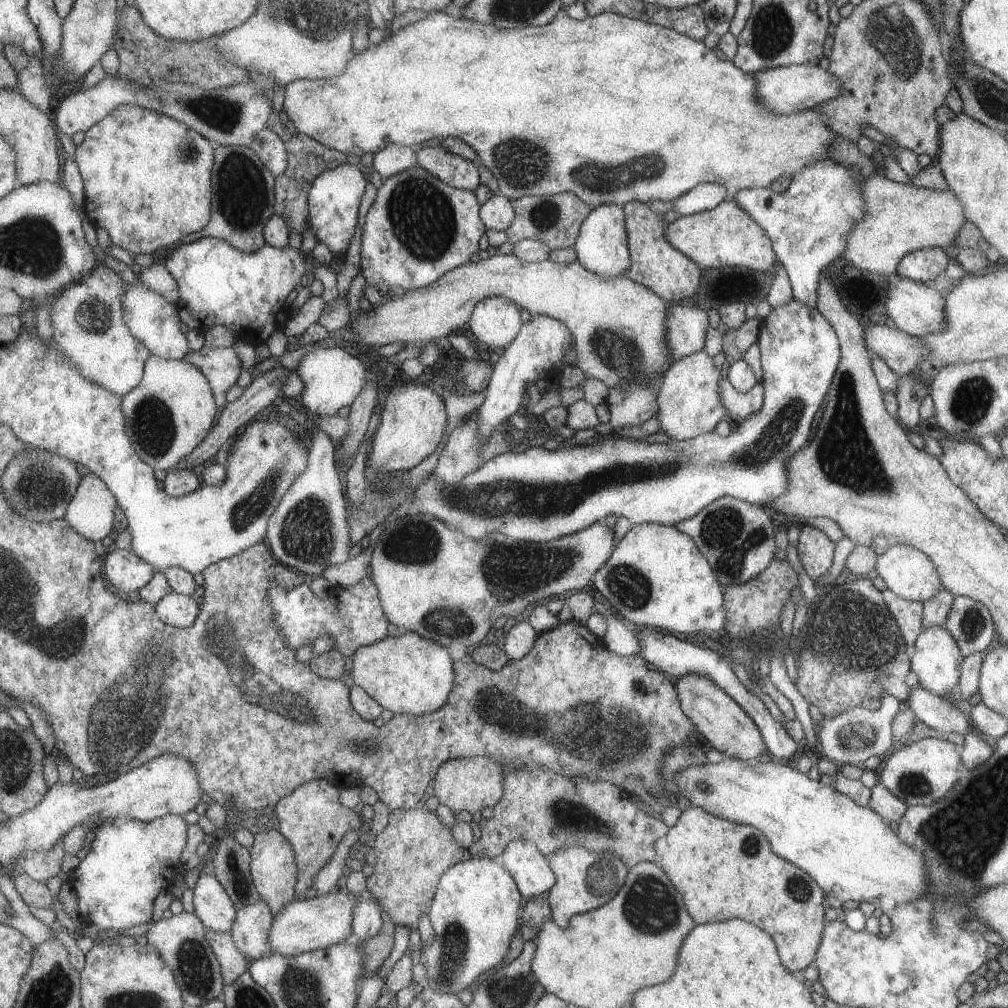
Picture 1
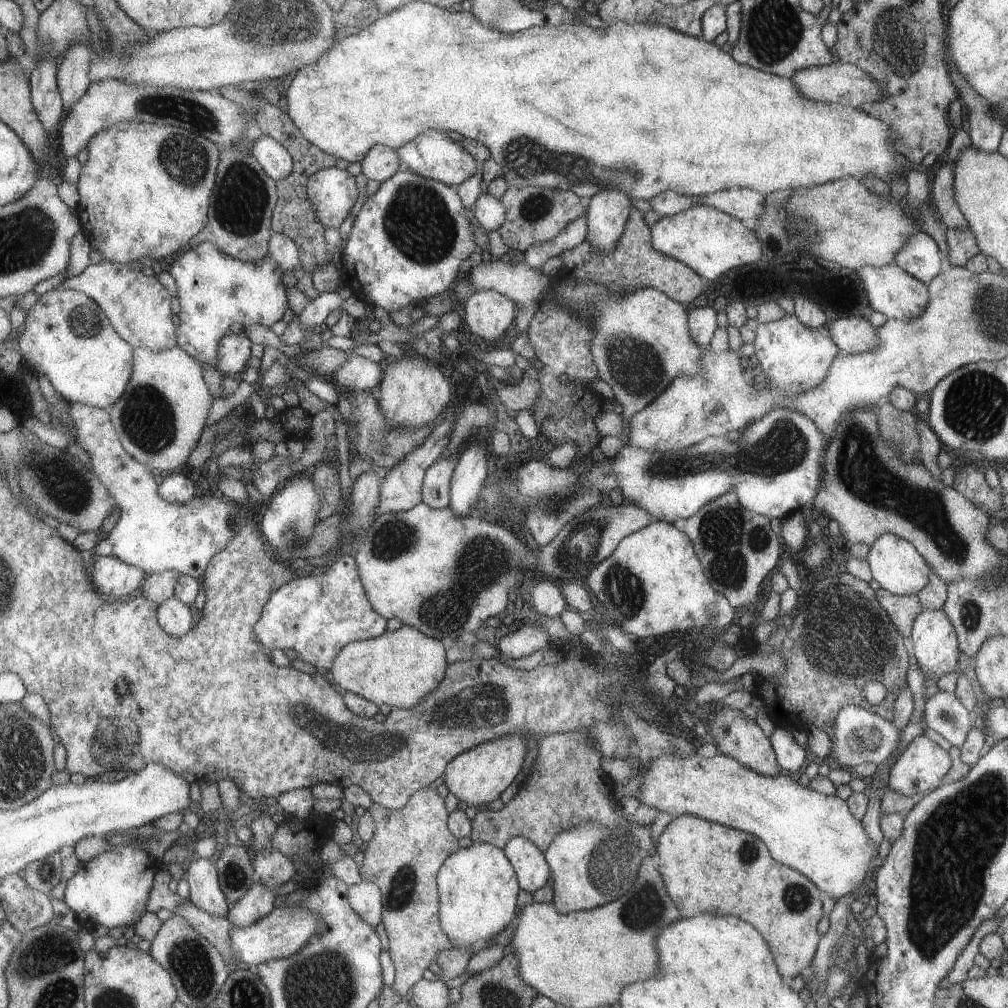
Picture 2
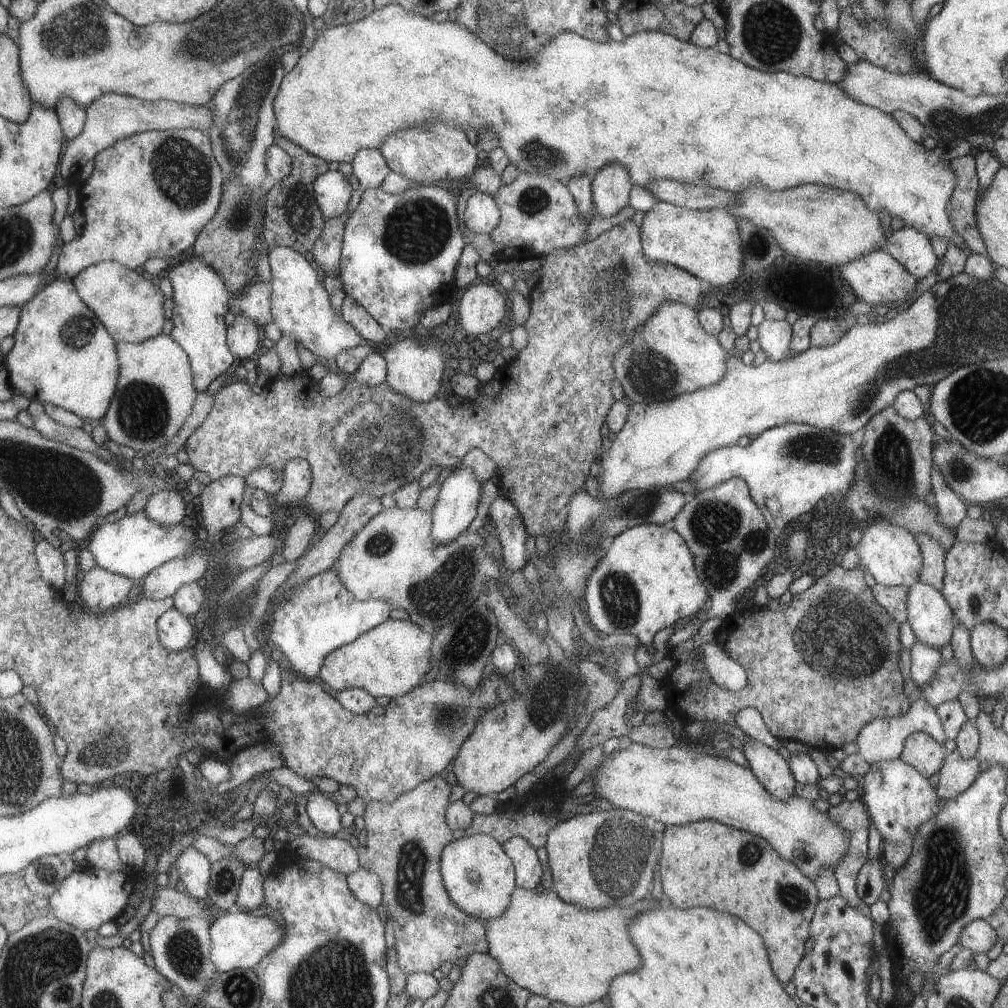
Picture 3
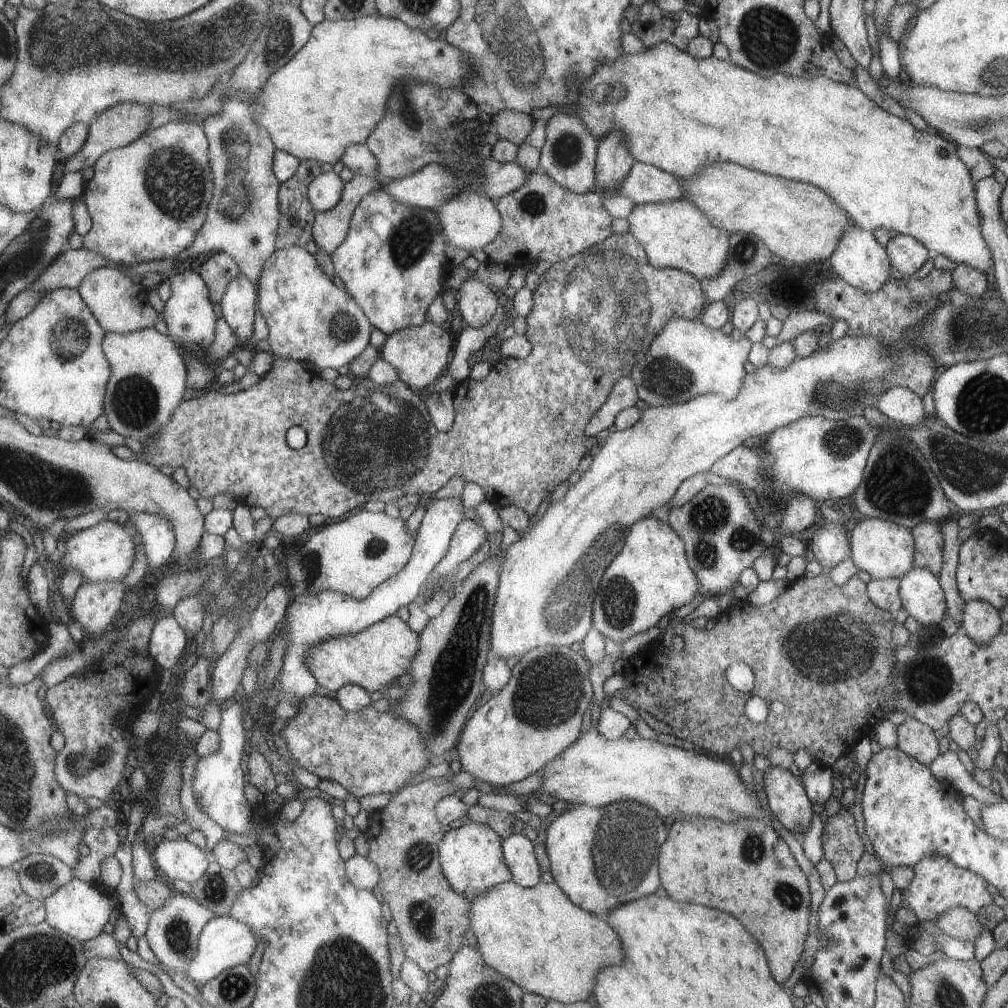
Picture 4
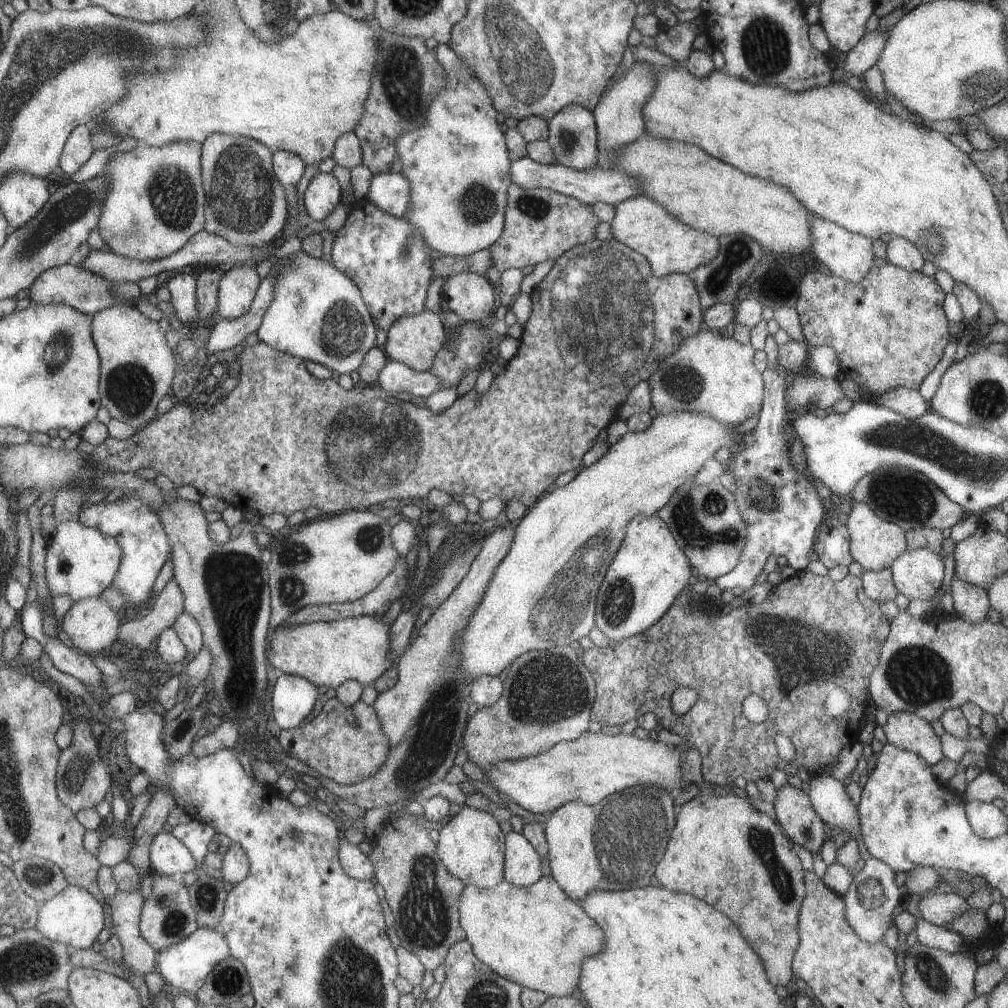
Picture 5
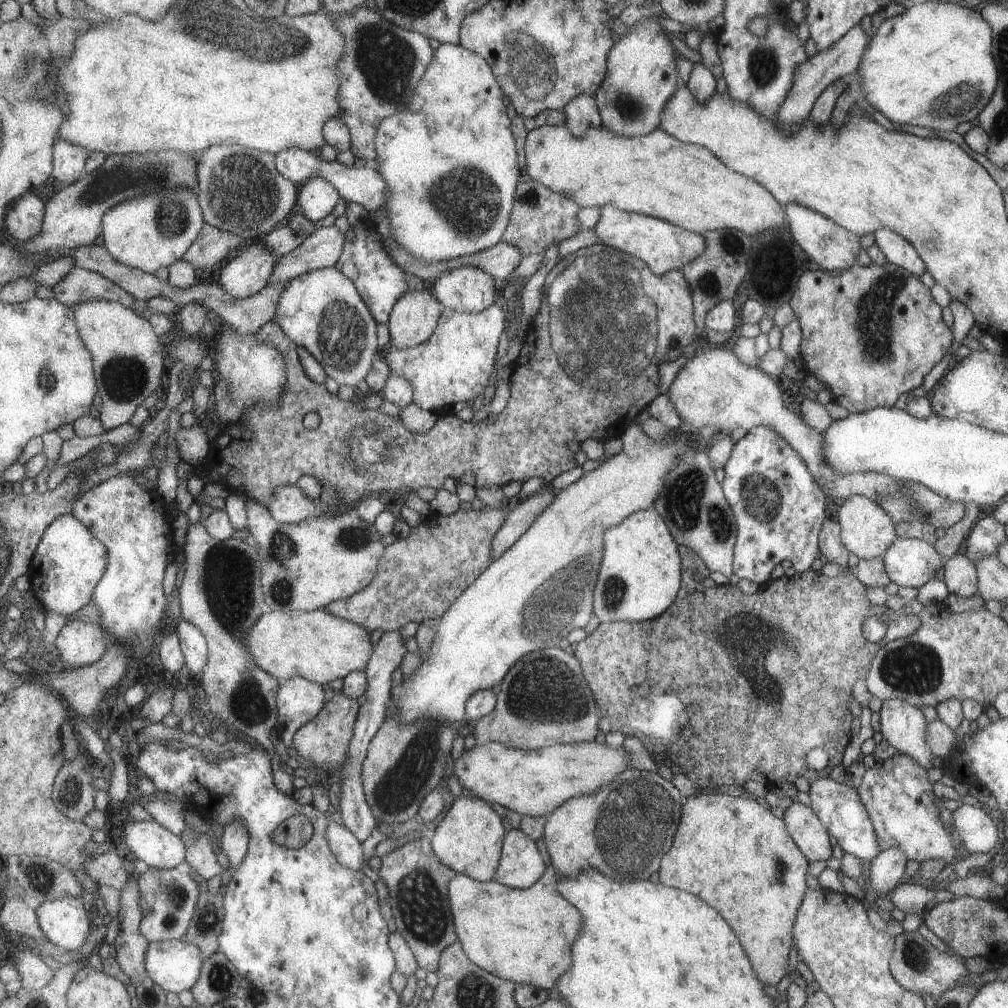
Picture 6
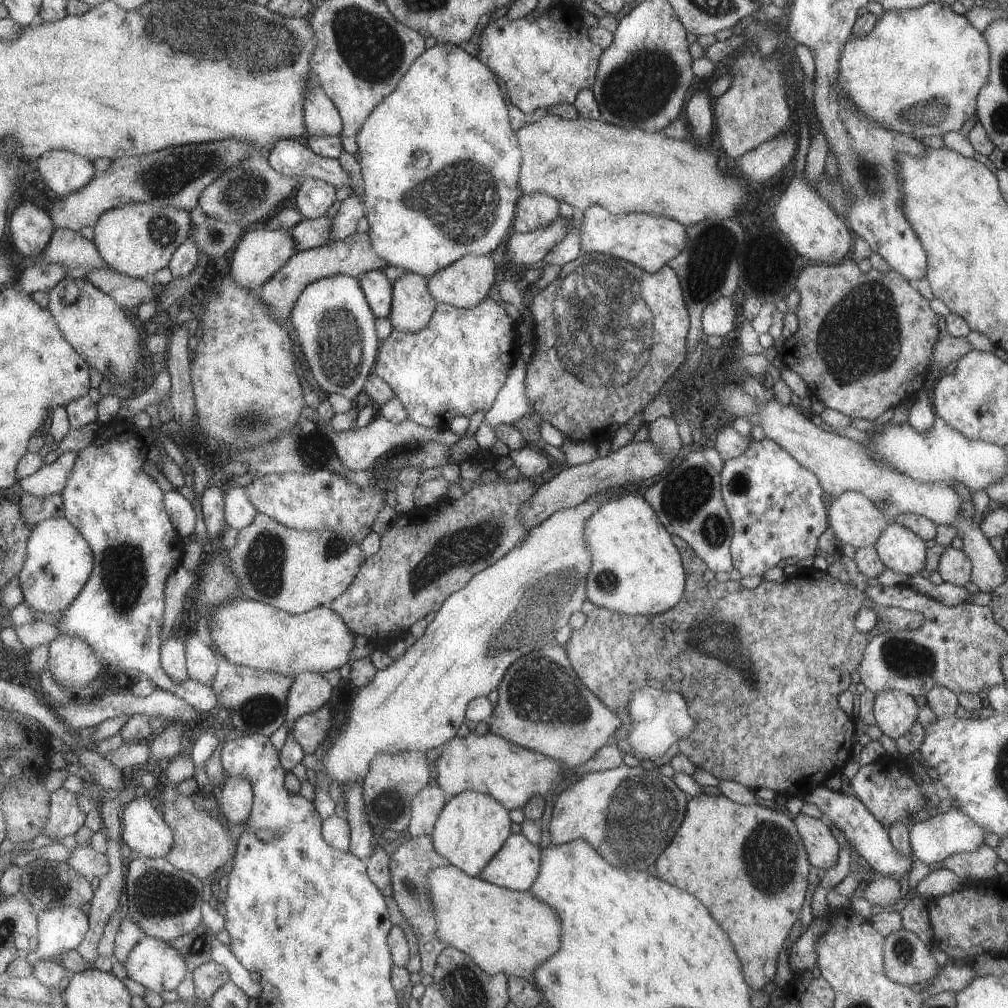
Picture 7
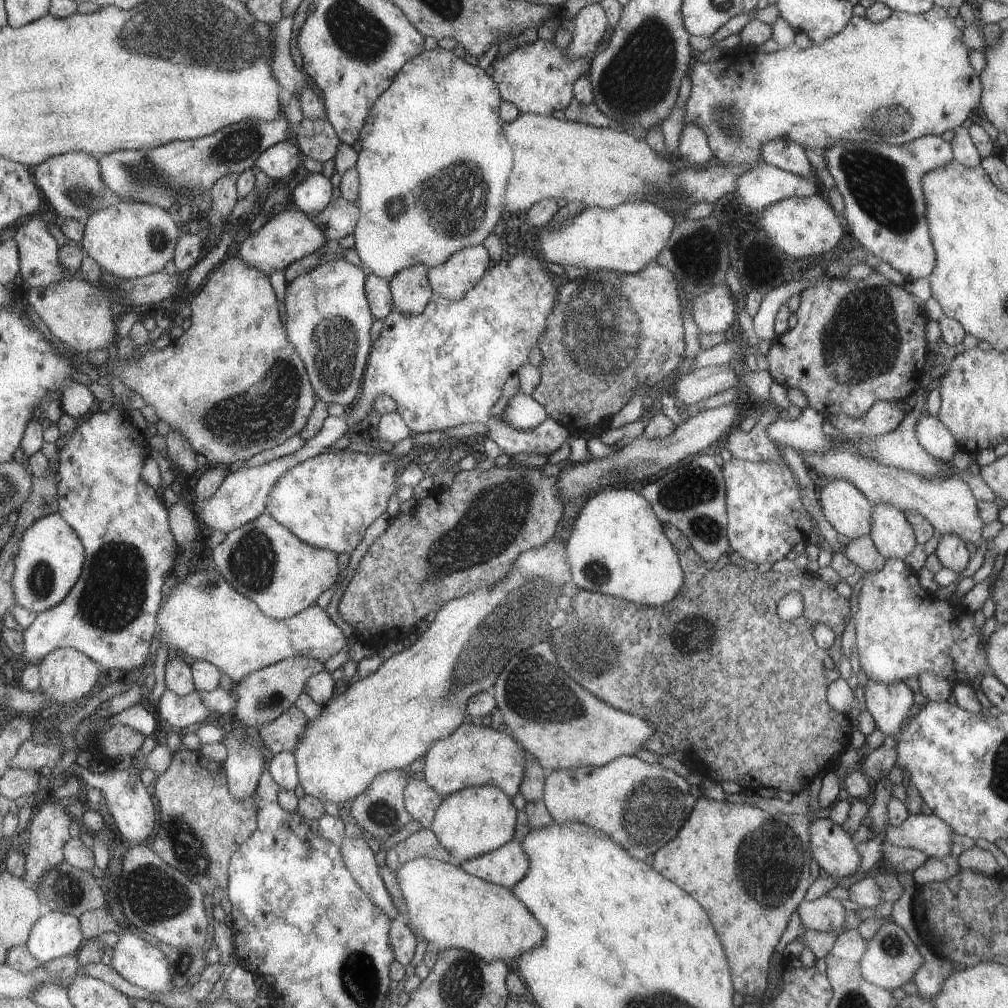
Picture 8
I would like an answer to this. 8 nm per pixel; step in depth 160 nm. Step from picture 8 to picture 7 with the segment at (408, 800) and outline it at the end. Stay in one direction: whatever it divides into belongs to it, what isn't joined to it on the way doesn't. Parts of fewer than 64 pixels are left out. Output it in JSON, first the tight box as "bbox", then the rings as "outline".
{"bbox":[405,784,447,836],"outline":[[[437,784],[425,787],[412,800],[412,814],[405,836],[430,835],[437,815],[447,801],[447,796]]]}

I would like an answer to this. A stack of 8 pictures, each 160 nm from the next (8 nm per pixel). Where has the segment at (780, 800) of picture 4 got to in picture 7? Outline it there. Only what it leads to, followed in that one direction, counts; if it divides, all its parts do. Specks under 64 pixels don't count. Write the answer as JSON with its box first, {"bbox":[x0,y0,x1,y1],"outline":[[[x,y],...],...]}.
{"bbox":[793,812,839,873],"outline":[[[801,812],[795,815],[793,822],[797,825],[797,832],[800,832],[800,839],[805,845],[809,864],[813,864],[818,873],[823,873],[829,866],[833,866],[839,854],[839,846],[829,834],[829,828],[821,824],[819,819]]]}

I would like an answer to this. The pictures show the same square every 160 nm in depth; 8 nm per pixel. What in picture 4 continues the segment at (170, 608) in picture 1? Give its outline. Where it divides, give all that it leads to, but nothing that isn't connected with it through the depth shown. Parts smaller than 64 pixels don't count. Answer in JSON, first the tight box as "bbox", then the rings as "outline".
{"bbox":[150,613,187,668],"outline":[[[174,613],[157,621],[152,632],[150,652],[159,666],[171,668],[174,665],[187,646],[187,634]]]}

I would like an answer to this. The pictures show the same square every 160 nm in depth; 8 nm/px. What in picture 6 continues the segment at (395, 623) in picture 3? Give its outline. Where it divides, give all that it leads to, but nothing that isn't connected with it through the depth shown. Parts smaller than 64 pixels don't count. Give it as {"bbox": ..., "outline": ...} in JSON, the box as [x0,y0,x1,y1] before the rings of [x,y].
{"bbox":[243,608,374,686],"outline":[[[322,608],[305,612],[264,609],[243,638],[246,652],[254,658],[255,664],[264,669],[266,673],[276,677],[278,681],[284,682],[291,677],[301,677],[326,686],[331,680],[343,679],[345,675],[353,671],[364,670],[374,650],[371,647],[369,635],[369,632],[361,625],[333,616]]]}

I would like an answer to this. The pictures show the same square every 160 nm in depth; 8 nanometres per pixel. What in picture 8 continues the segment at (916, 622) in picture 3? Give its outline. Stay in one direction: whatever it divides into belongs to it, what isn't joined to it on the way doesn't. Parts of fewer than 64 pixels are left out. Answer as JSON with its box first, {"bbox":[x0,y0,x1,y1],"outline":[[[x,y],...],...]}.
{"bbox":[869,504,916,560],"outline":[[[872,504],[869,536],[877,552],[885,559],[903,560],[916,543],[912,525],[908,523],[904,511],[893,505]]]}

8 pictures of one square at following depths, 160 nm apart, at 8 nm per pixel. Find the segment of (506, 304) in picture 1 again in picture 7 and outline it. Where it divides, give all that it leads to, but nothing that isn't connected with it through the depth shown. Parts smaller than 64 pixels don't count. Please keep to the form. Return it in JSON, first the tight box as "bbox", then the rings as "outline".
{"bbox":[428,253,495,309],"outline":[[[469,253],[428,277],[428,291],[437,303],[445,303],[460,309],[473,308],[485,300],[485,296],[489,294],[493,286],[493,274],[495,274],[493,270],[495,268],[493,268],[490,254]]]}

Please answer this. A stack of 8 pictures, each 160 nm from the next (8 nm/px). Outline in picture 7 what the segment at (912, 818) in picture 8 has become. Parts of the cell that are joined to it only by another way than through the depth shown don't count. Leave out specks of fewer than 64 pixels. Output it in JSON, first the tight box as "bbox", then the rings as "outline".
{"bbox":[908,807,983,867],"outline":[[[955,807],[932,810],[929,819],[912,823],[908,830],[908,839],[912,856],[928,866],[937,867],[939,862],[955,853],[970,853],[983,844],[983,829],[964,812]]]}

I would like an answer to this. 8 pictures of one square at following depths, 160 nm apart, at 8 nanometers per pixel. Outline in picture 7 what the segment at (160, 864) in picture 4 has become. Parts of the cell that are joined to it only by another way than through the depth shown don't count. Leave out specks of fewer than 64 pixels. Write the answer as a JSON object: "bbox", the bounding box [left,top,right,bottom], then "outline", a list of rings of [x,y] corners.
{"bbox":[121,792,176,859],"outline":[[[145,792],[145,795],[137,796],[127,806],[121,807],[122,838],[135,854],[163,859],[172,851],[176,838],[163,814],[153,804],[153,797],[155,794]]]}

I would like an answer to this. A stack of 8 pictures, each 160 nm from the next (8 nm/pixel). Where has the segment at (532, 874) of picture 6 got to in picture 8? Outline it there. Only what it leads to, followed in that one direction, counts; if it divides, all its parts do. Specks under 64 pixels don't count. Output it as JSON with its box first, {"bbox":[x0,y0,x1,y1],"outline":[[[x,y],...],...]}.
{"bbox":[457,838,529,889],"outline":[[[513,838],[495,851],[457,866],[478,879],[511,889],[529,871],[529,860],[522,844]]]}

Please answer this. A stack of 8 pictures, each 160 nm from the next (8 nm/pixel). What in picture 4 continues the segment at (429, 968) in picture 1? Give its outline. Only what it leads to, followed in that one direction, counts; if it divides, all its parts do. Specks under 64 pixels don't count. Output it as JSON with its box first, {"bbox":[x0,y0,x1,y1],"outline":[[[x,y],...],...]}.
{"bbox":[439,820,512,901],"outline":[[[470,820],[457,829],[449,829],[439,844],[440,867],[452,888],[468,901],[483,895],[489,888],[512,880],[503,855],[503,841],[487,825]]]}

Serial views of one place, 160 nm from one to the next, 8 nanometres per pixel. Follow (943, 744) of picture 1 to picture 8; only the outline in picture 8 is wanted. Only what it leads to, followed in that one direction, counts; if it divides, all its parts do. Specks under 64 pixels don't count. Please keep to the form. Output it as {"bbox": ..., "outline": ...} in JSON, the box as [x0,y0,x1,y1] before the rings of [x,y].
{"bbox":[864,678,913,736],"outline":[[[867,678],[864,686],[865,711],[873,717],[884,736],[900,732],[913,706],[913,693],[905,683],[883,684]]]}

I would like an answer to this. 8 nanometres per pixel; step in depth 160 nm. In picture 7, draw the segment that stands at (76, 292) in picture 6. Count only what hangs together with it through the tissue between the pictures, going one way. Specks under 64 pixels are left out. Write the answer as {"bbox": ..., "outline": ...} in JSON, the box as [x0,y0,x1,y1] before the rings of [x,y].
{"bbox":[85,269,156,308],"outline":[[[97,269],[87,273],[85,280],[111,295],[121,306],[135,308],[147,301],[156,301],[156,290],[146,279],[136,279],[113,269]]]}

